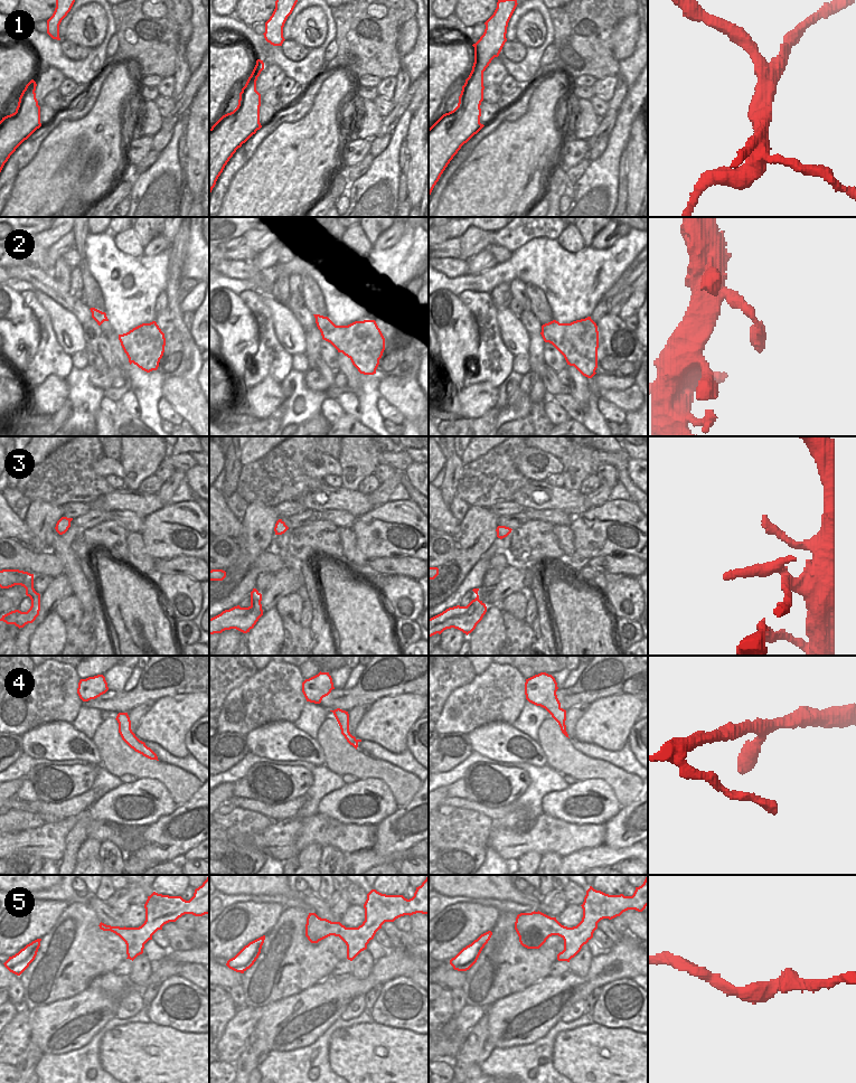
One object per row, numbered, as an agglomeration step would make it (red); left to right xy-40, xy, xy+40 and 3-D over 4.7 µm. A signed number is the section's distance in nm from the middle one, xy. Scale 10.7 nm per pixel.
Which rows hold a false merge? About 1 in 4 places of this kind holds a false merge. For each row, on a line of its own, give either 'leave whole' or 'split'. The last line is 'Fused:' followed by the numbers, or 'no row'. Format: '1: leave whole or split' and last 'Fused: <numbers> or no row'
1: split
2: leave whole
3: leave whole
4: leave whole
5: leave whole
Fused: 1

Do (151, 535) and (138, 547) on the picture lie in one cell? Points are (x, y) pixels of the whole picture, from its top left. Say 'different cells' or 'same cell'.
different cells

